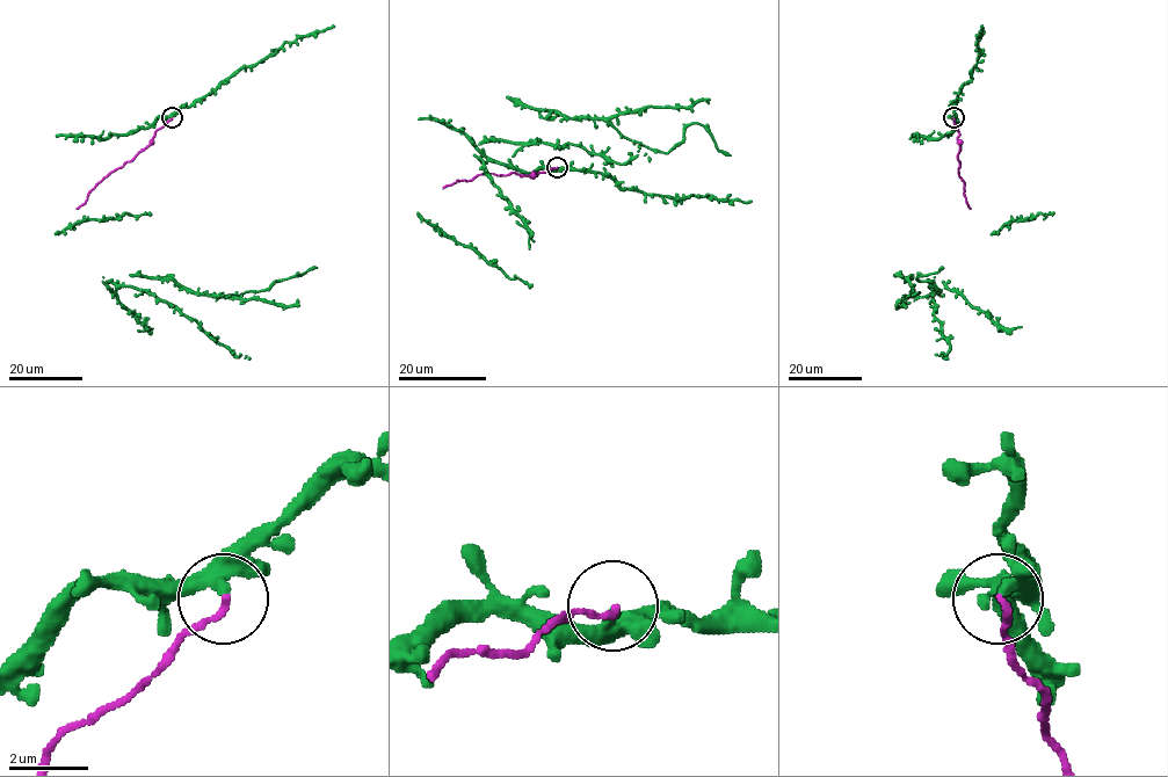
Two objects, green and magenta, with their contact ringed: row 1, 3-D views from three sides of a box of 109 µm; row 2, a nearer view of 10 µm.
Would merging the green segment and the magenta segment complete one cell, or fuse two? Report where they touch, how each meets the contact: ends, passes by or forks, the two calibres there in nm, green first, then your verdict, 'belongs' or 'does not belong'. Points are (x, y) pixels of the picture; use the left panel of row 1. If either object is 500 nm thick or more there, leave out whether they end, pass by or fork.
(172, 117) | green passes by | magenta ends | 280/140 nm | does not belong

